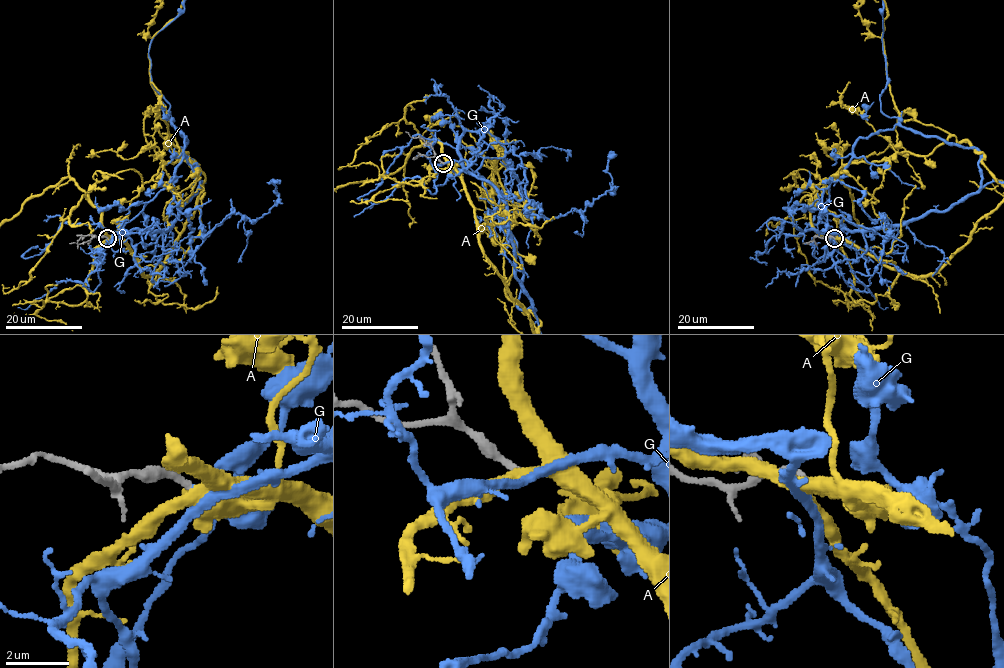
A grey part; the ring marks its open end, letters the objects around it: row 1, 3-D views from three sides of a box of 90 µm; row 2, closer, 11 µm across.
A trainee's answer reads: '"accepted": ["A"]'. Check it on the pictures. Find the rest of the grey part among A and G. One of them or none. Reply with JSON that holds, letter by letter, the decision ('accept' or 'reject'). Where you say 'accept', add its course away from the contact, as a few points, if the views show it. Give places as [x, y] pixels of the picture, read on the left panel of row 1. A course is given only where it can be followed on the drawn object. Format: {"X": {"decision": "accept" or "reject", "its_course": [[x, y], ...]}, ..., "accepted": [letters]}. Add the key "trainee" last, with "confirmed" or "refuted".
{"A": {"decision": "reject"}, "G": {"decision": "accept"}, "accepted": ["G"], "trainee": "refuted"}

